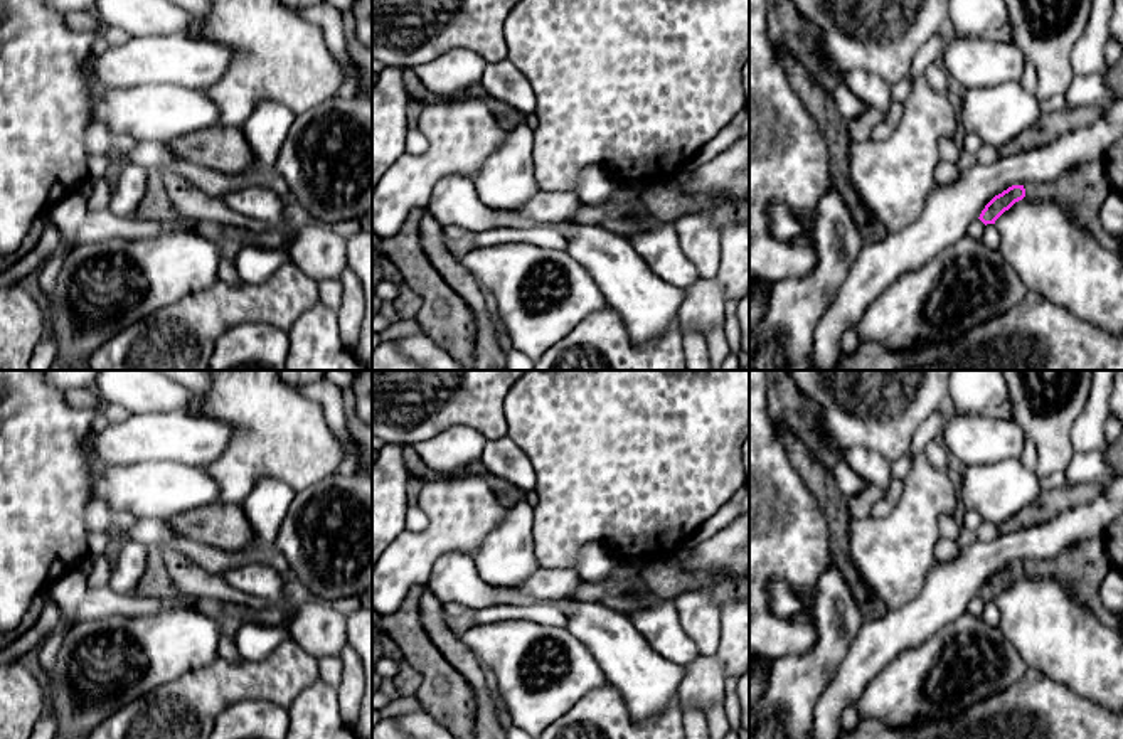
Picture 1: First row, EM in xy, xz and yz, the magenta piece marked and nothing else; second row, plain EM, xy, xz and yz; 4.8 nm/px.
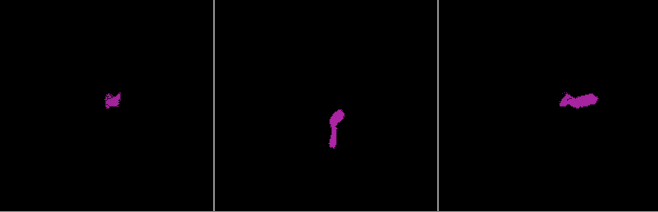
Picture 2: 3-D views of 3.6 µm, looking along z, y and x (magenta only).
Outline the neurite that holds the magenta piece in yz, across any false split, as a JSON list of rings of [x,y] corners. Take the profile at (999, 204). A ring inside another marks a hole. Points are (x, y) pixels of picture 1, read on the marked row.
[[[1012,185],[1002,194],[995,195],[982,210],[980,221],[987,224],[995,224],[995,221],[1009,210],[1015,202],[1022,200],[1025,197],[1024,185]]]

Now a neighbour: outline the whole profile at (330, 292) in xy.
[[[323,279],[318,283],[318,301],[338,311],[343,300],[343,286],[340,279]]]

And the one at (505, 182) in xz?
[[[525,123],[507,131],[503,145],[485,160],[473,180],[485,205],[514,212],[539,190],[532,148],[534,131]]]

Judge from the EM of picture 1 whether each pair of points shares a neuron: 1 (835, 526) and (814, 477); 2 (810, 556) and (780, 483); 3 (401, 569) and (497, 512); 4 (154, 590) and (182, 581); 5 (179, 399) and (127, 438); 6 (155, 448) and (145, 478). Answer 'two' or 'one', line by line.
1: one
2: one
3: one
4: two
5: two
6: two

